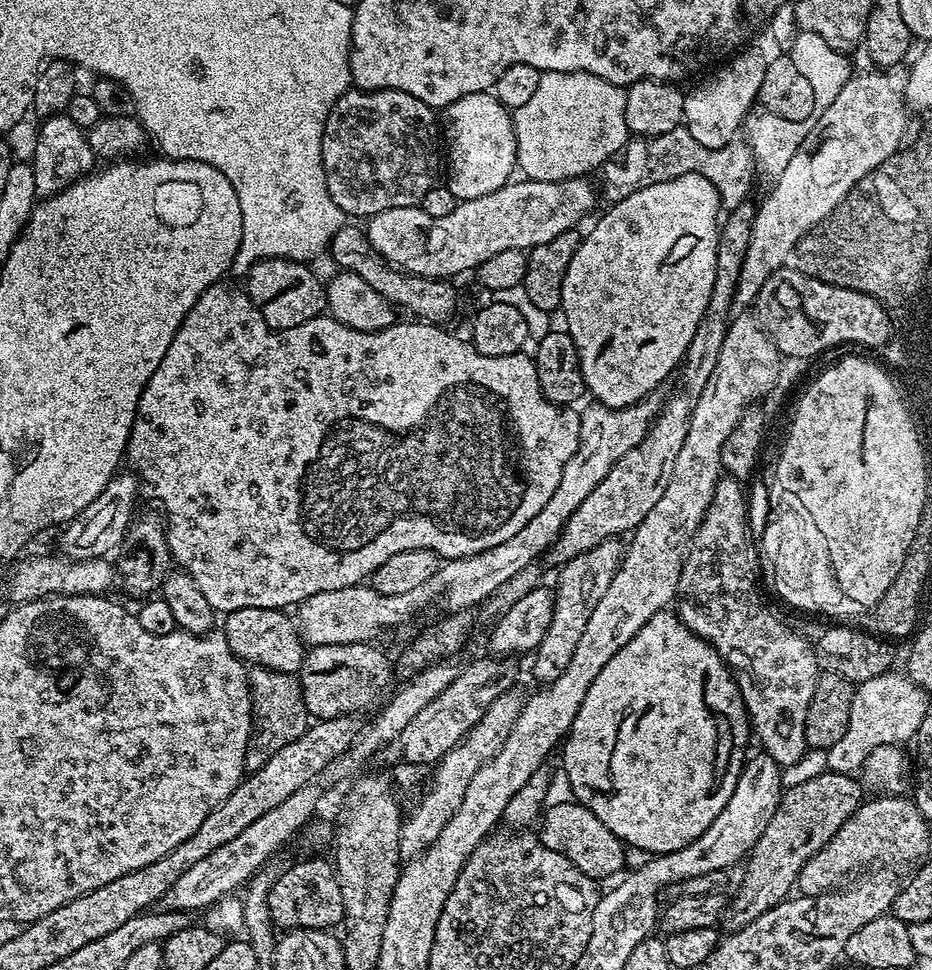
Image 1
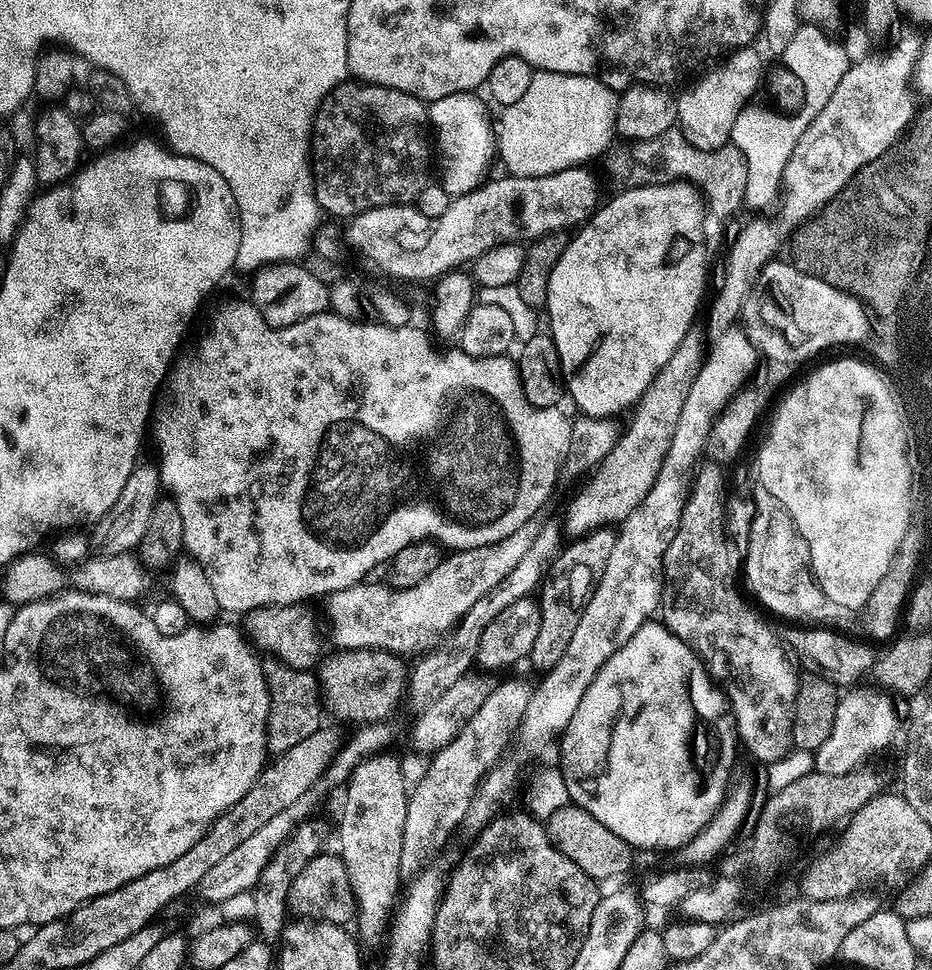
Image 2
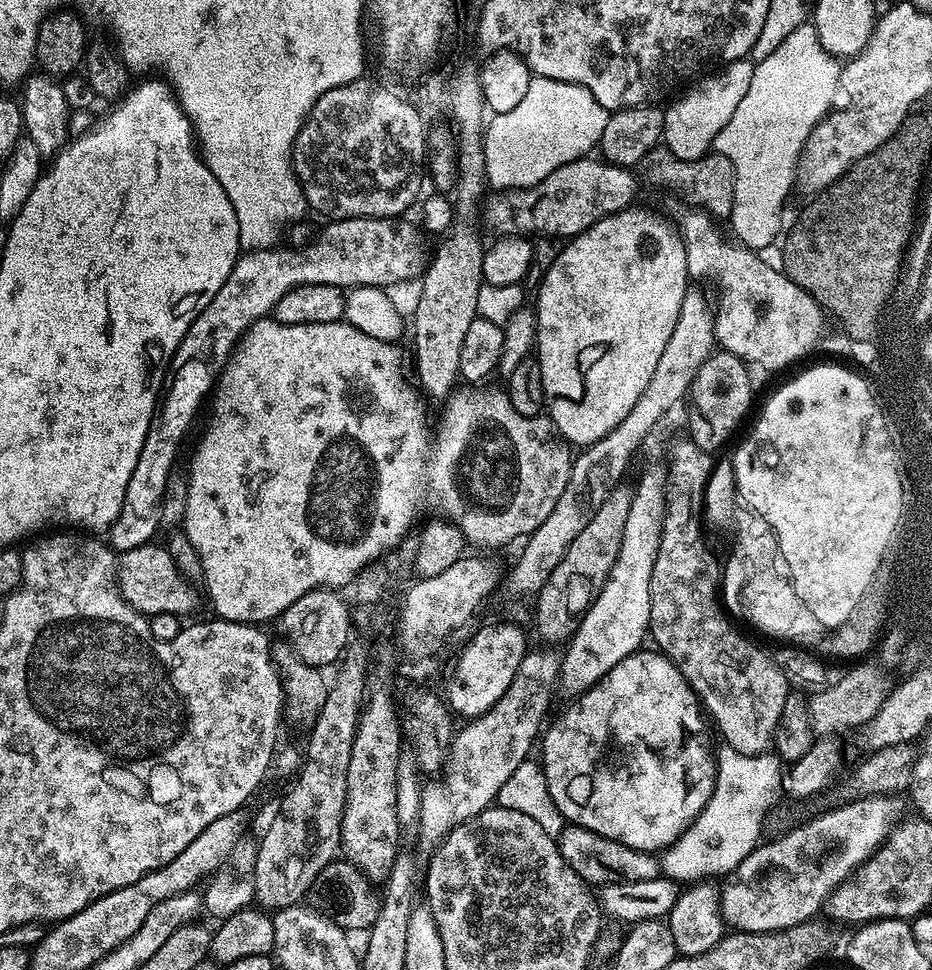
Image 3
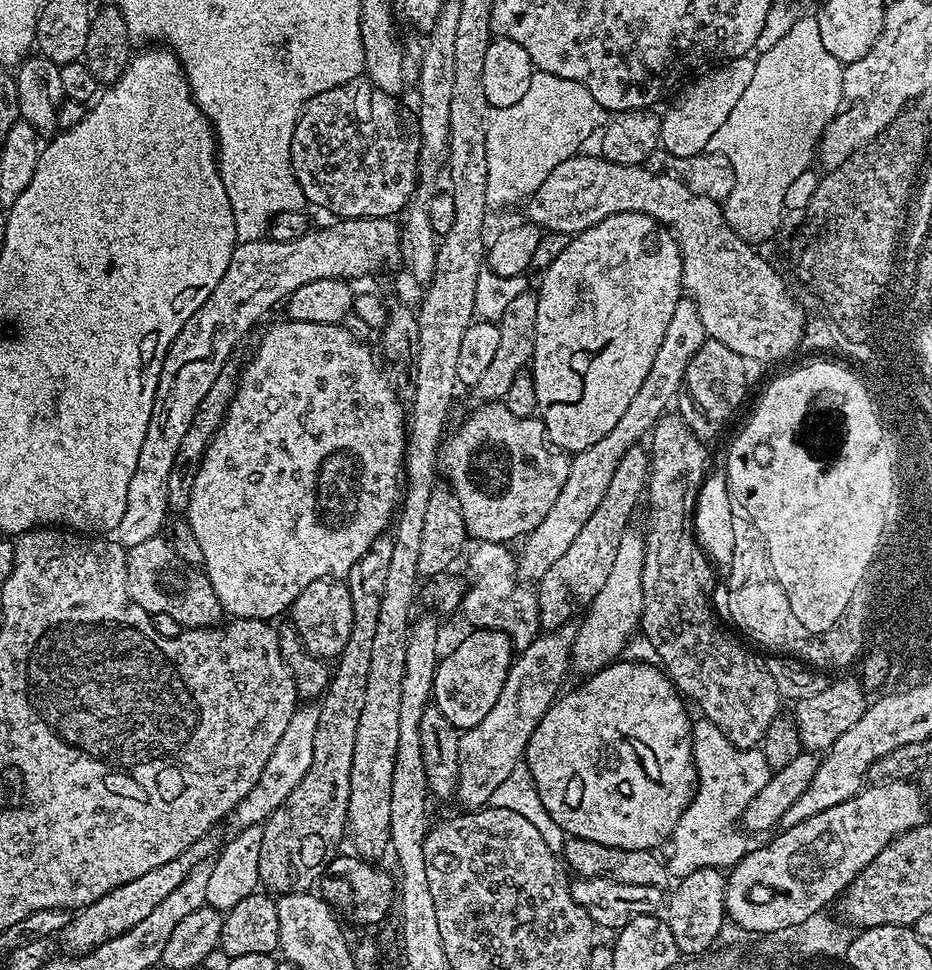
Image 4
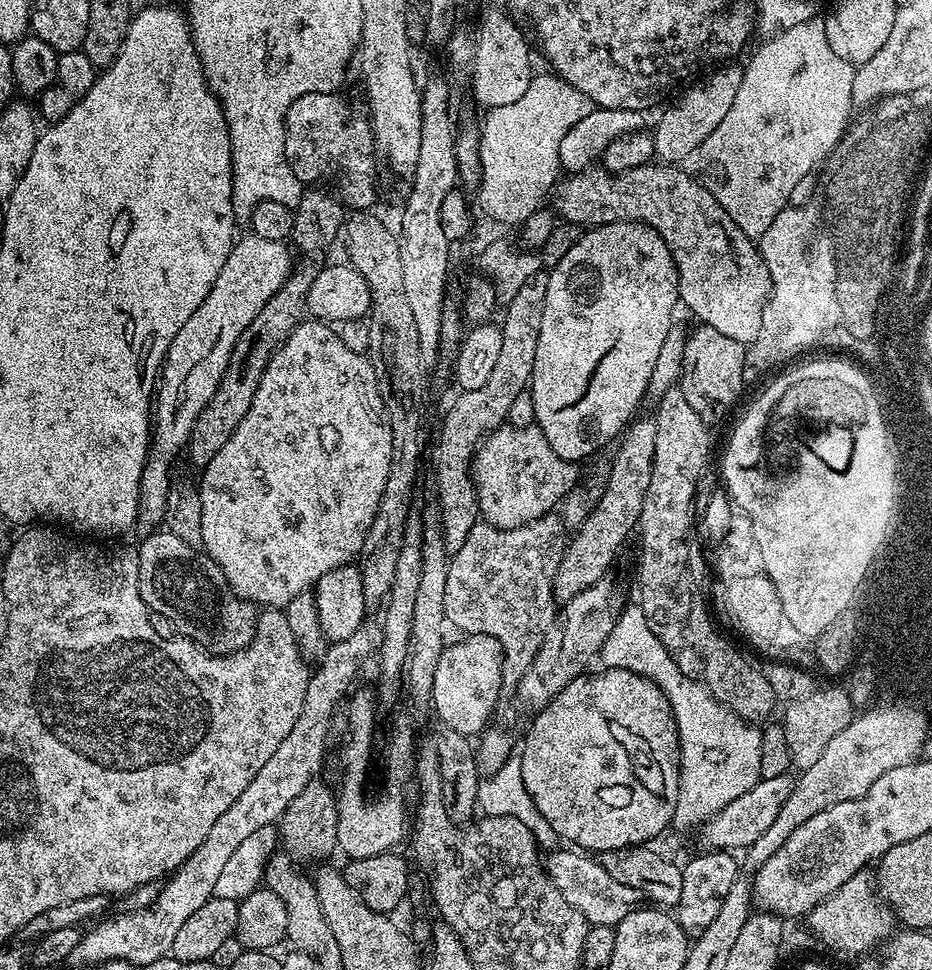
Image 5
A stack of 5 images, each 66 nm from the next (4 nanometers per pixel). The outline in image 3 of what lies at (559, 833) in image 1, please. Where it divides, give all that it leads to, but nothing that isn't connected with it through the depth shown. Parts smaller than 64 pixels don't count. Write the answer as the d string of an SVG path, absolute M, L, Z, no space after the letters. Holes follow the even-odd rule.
M577 824L565 826L560 832L558 843L562 858L566 858L566 862L589 886L646 882L662 872L661 865L653 853L634 850L622 842L614 842L602 834L594 834L594 830L586 830Z

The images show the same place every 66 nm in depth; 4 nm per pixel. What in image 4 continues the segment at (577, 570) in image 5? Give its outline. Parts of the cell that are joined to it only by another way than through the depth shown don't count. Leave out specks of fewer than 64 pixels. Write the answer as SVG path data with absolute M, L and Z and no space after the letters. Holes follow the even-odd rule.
M640 444L626 450L620 460L608 489L598 507L576 535L568 551L556 561L538 581L536 593L539 598L539 620L545 631L561 628L572 616L591 605L594 597L602 590L603 583L610 576L610 569L618 554L622 535L631 527L631 518L636 504L641 502L649 481L651 457Z

